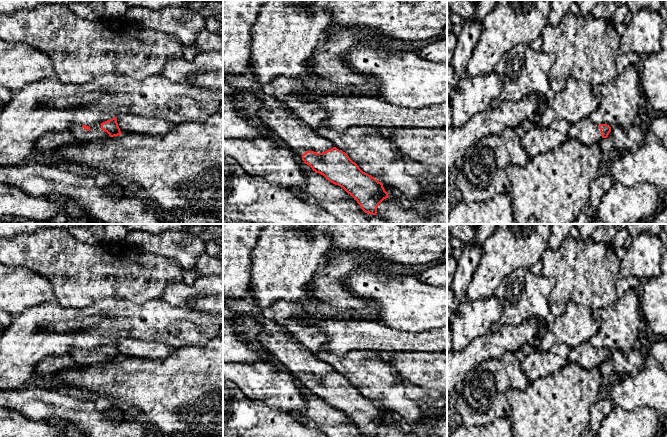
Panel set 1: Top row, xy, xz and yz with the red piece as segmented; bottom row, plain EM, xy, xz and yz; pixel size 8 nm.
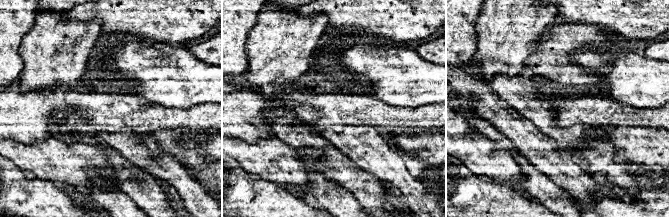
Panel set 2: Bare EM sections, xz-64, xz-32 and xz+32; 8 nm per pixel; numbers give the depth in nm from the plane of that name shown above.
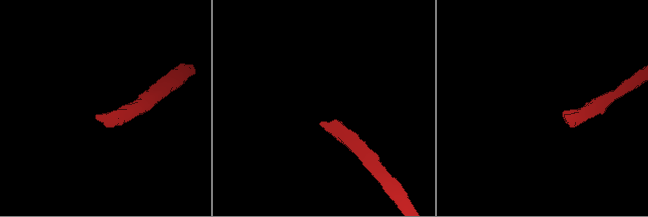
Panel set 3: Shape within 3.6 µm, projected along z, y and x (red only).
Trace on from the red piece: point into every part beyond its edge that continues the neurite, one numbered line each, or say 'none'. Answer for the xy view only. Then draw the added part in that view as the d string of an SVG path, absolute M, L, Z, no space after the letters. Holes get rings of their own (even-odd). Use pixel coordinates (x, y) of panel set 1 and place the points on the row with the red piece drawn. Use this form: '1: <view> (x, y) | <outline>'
1: xy (95, 133) | M101 123L89 126L90 130L86 131L82 125L75 125L70 130L74 135L76 141L82 143L89 143L94 141L103 140L110 137L109 134L101 129Z

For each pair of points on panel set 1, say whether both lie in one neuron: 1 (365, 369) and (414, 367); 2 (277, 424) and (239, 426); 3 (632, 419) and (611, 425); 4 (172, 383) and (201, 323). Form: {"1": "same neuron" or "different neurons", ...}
{"1": "different neurons", "2": "same neuron", "3": "same neuron", "4": "different neurons"}

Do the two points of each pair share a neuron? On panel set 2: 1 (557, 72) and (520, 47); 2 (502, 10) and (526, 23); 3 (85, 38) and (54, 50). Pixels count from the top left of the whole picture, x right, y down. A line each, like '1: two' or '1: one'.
1: two
2: one
3: one

